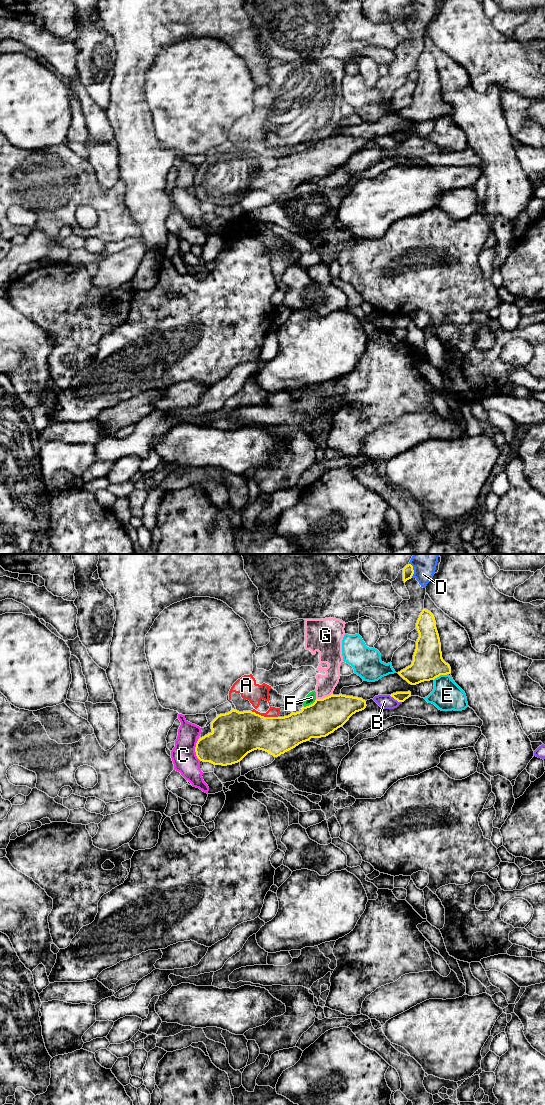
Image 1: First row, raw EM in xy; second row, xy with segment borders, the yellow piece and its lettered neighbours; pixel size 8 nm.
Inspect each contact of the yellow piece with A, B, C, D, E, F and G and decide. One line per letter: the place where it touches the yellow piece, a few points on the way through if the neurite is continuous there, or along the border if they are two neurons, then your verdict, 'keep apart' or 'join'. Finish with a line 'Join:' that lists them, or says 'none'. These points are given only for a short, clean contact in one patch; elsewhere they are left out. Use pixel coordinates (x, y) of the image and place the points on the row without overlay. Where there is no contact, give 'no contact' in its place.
A: xy (263, 156) | along xy (251, 150), (264, 156), (277, 157) | keep apart
B: xy (395, 139) | along xy (389, 135), (401, 142) | keep apart
C: xy (195, 190) | along xy (198, 178), (195, 184), (195, 195), (200, 201) | keep apart
D: xy (413, 10) | along xy (409, 3), (413, 9), (412, 17) | keep apart
E: xy (440, 114) | keep apart
F: xy (311, 144) | along xy (316, 139), (304, 147) | keep apart
G: xy (323, 138) | along xy (331, 133), (316, 139) | keep apart
Join: none

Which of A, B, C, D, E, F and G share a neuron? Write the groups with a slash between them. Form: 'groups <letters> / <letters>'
groups A F G / B / C / D / E

